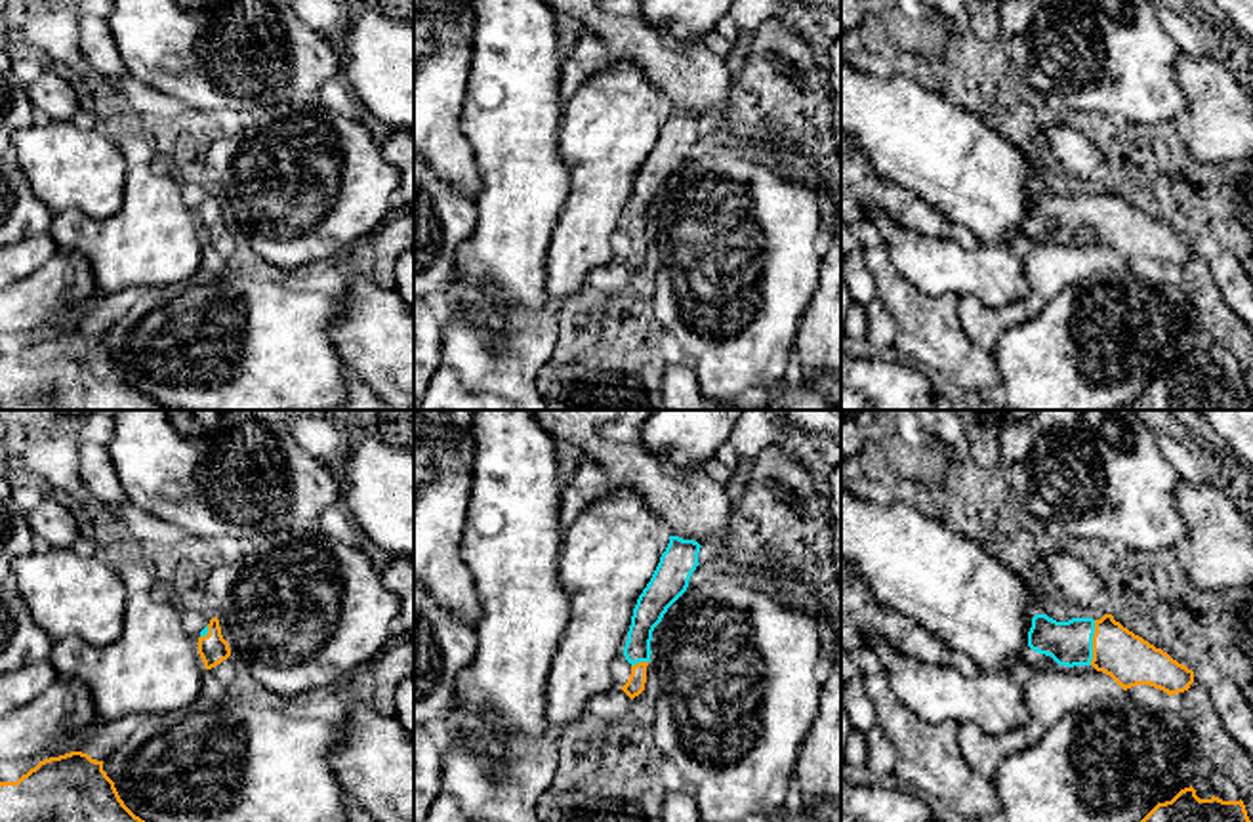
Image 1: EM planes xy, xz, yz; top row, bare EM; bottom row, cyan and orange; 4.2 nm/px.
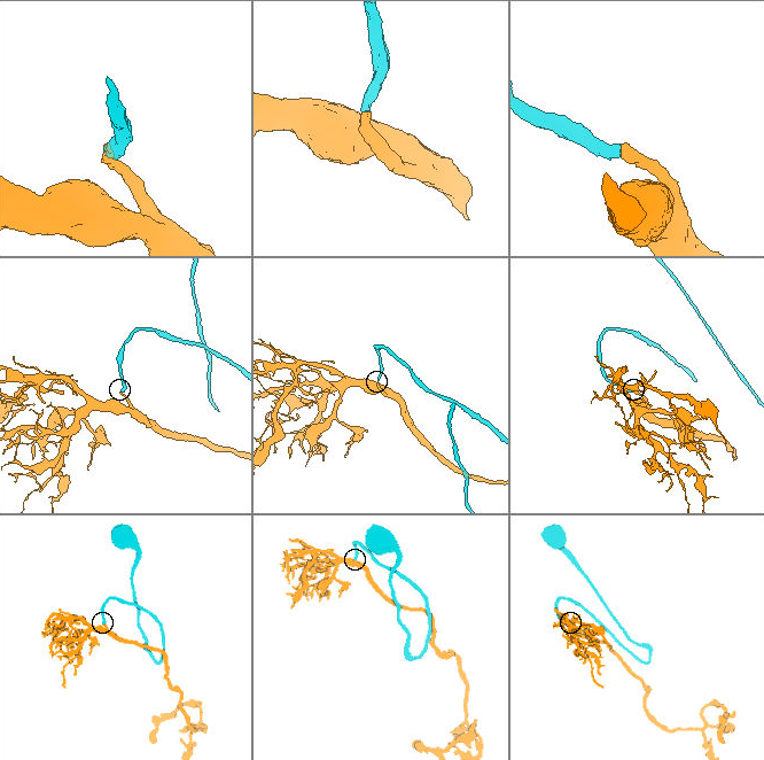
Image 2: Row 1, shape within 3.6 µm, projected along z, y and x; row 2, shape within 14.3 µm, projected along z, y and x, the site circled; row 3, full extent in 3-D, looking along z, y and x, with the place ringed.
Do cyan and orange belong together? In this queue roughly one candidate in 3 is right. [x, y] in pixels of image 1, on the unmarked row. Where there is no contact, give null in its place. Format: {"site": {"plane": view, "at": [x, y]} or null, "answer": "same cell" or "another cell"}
{"site": {"plane": "yz", "at": [1091, 216]}, "answer": "same cell"}

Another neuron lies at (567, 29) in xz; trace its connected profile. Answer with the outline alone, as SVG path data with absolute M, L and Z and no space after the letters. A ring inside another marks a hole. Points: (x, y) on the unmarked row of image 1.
M559 17L557 21L557 32L559 32L559 57L561 61L566 59L570 50L574 48L576 36L578 36L580 25L566 19Z

